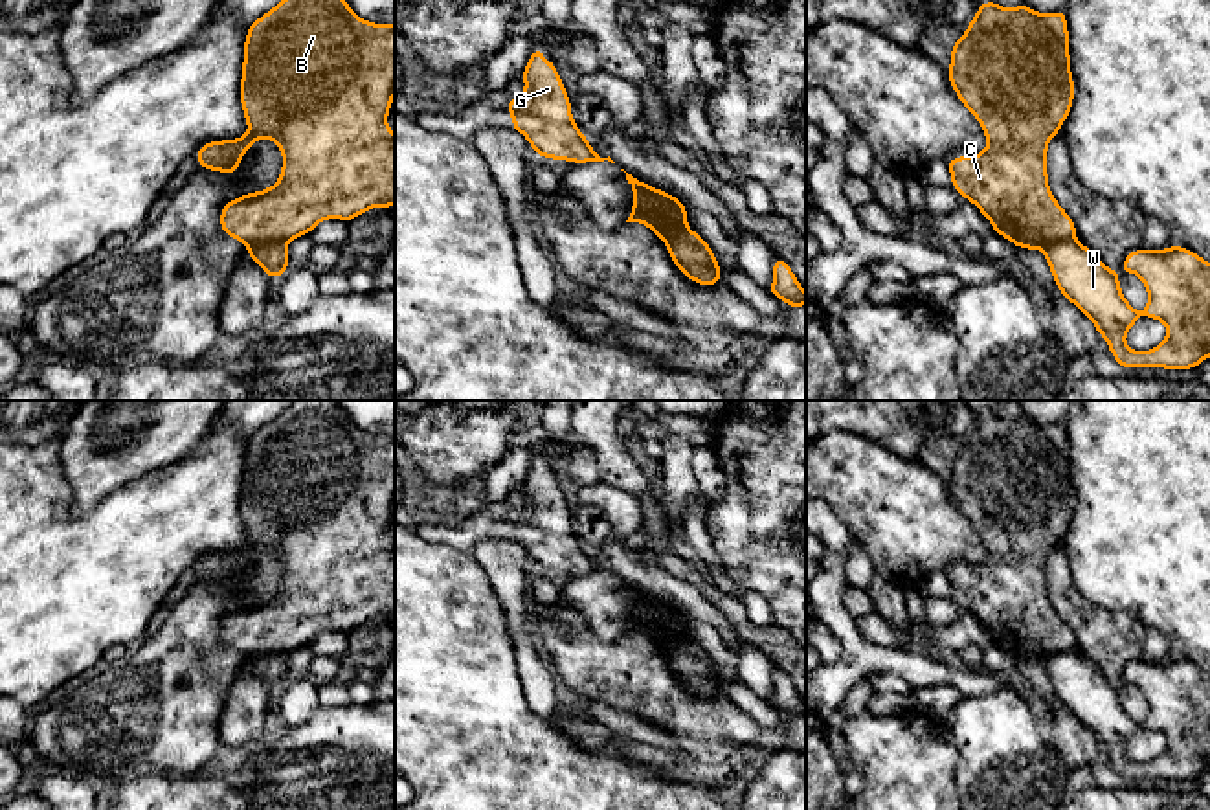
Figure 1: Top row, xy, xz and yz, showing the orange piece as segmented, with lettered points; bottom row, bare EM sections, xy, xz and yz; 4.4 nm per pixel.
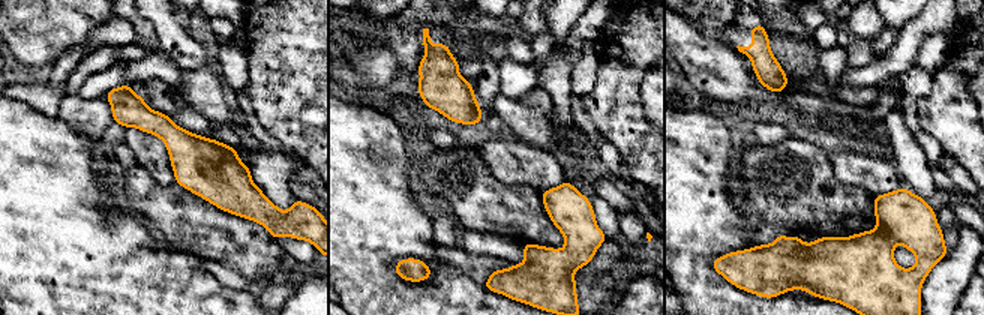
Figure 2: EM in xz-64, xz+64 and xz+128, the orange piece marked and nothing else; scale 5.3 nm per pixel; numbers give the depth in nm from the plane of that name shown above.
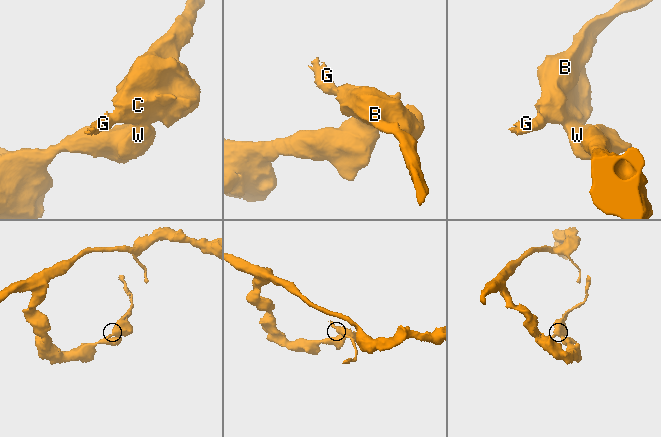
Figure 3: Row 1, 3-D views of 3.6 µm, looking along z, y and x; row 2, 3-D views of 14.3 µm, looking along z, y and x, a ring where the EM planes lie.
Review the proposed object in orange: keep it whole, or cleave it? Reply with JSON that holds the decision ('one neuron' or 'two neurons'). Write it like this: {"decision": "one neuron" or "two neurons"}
{"decision": "two neurons"}

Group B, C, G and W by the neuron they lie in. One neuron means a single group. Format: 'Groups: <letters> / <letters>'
Groups: B C G / W

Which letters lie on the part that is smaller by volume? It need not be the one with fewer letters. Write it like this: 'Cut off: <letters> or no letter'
Cut off: B, C, G

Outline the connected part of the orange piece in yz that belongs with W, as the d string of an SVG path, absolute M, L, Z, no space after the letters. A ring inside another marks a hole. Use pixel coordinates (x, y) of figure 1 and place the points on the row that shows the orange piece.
M1078 239L1059 241L1043 248L1052 277L1072 305L1076 305L1107 342L1113 358L1126 367L1195 369L1210 358L1210 263L1184 246L1166 250L1133 250L1124 257L1120 272L1135 274L1148 290L1142 312L1133 309L1122 294L1120 272L1113 272L1100 257ZM1140 316L1160 320L1166 338L1151 351L1133 351L1126 343L1127 331Z

